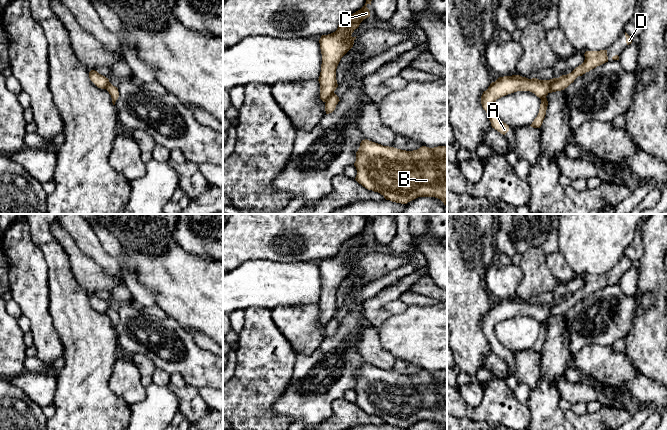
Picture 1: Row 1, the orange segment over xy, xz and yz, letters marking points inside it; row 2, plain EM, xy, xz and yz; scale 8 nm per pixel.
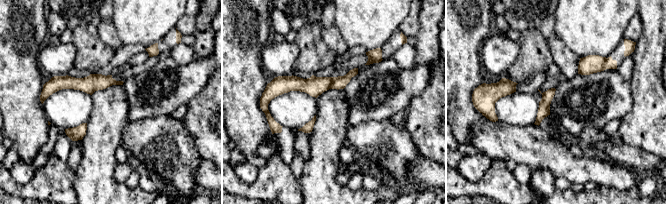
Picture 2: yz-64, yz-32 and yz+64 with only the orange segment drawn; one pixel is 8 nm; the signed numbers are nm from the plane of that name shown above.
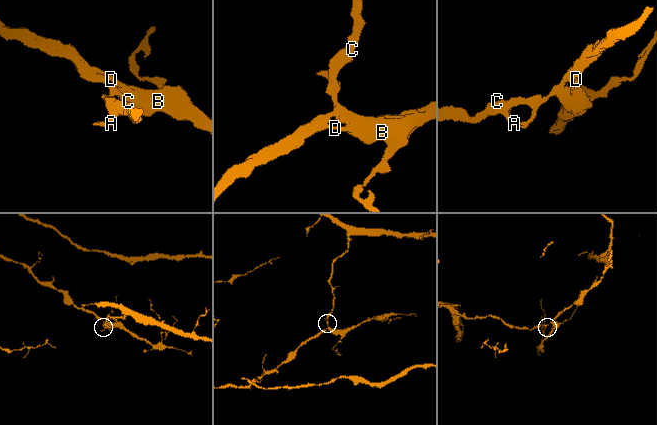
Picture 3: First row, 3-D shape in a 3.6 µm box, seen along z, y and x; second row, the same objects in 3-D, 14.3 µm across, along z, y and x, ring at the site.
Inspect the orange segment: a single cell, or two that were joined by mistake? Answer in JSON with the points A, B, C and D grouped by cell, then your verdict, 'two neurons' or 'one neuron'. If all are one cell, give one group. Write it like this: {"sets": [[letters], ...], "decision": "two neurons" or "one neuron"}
{"sets": [["A", "C"], ["B", "D"]], "decision": "two neurons"}

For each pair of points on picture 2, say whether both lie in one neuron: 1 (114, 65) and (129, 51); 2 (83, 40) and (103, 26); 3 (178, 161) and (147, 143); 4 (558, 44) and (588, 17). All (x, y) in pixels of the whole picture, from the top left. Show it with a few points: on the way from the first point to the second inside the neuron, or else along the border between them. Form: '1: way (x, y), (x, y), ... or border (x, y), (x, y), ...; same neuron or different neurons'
1: way (118, 61), (125, 54); same neuron
2: border (97, 22), (98, 37), (112, 49); different neurons
3: way (170, 153), (160, 143), (155, 143); same neuron
4: border (553, 34), (579, 57); different neurons

